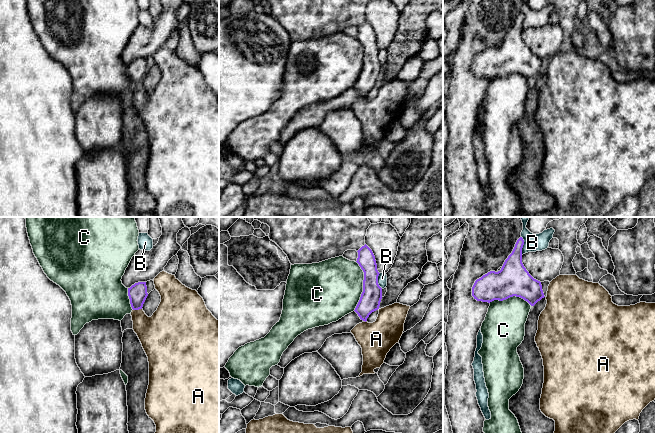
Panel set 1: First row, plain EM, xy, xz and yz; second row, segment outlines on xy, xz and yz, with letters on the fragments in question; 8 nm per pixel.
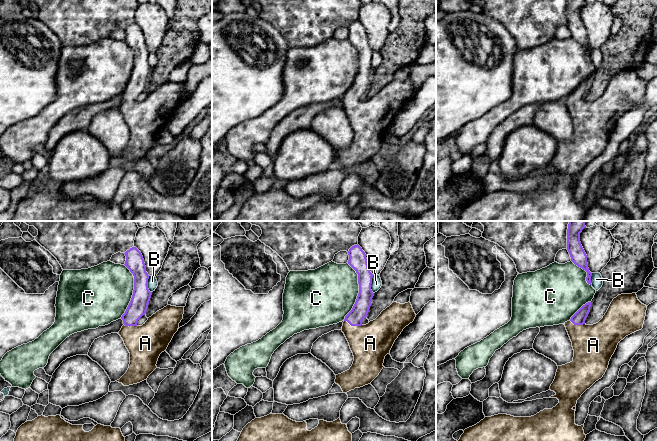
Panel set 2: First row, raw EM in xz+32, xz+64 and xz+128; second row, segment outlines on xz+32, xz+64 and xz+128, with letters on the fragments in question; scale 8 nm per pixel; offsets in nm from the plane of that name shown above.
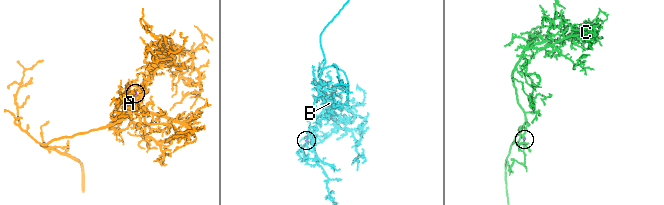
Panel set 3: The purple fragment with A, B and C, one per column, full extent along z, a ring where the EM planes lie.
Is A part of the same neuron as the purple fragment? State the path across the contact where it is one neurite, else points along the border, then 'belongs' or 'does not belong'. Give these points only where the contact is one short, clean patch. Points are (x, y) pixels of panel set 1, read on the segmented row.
runs through xy (137, 293), (137, 309), (157, 333); belongs

